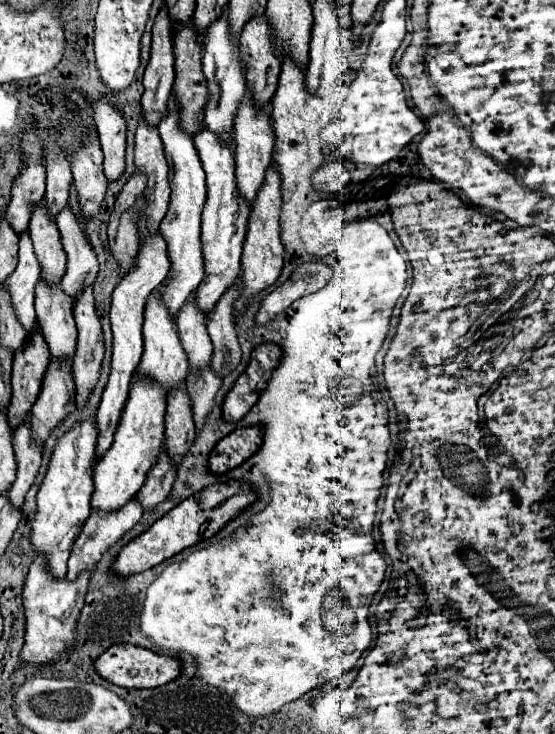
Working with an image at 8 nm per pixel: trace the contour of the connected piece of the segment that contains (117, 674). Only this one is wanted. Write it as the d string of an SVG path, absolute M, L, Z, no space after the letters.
M132 643L112 645L96 661L96 671L104 679L108 679L110 683L120 685L120 687L136 687L136 689L148 689L148 687L166 685L166 683L174 681L176 677L180 677L180 669L182 669L182 663L176 657L158 655L158 653L150 651L150 649L144 649L144 647L138 647L138 645L132 645Z

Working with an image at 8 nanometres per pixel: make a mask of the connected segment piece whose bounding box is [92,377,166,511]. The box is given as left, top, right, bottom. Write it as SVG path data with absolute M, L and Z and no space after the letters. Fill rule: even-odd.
M144 377L134 381L126 407L122 411L120 425L114 433L114 443L110 451L94 467L94 493L92 493L94 511L118 511L140 491L150 467L156 463L162 451L164 413L166 413L164 389Z

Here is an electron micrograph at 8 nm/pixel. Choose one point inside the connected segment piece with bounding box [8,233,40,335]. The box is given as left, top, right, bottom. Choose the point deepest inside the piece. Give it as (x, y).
(21, 283)

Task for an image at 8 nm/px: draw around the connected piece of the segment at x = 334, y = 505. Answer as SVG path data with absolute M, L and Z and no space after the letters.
M360 219L354 223L346 223L342 227L340 243L336 245L336 251L332 255L324 257L322 261L334 269L334 277L330 279L330 283L326 287L316 291L316 299L308 299L308 297L298 299L288 309L278 313L268 323L268 327L264 327L266 341L274 341L276 345L280 345L284 351L284 359L280 361L280 367L274 371L266 391L260 395L256 405L244 415L242 423L238 423L240 427L248 427L252 423L264 423L266 435L264 435L262 459L264 459L264 475L268 477L268 483L270 483L268 507L264 511L260 511L258 515L254 515L246 525L242 525L228 539L222 539L220 543L198 549L192 555L188 555L184 561L168 565L162 571L162 575L148 587L148 595L146 595L144 609L142 609L142 629L144 629L146 637L150 637L158 647L170 649L174 653L194 655L198 659L200 679L204 679L208 685L224 689L228 695L234 695L236 707L250 717L270 715L270 713L278 711L282 705L302 697L310 689L324 685L330 679L344 675L346 671L350 671L356 665L356 661L360 659L360 655L368 649L368 645L372 641L368 607L372 603L374 593L382 585L387 569L386 561L380 556L376 548L376 541L372 537L376 501L378 501L380 489L384 485L382 473L386 469L388 447L390 447L387 405L384 401L379 402L373 397L373 393L379 389L376 380L377 370L374 369L376 367L374 357L388 335L392 309L406 287L406 279L408 279L406 261L398 253L398 249L394 247L386 229L382 225L378 225L374 219Z

